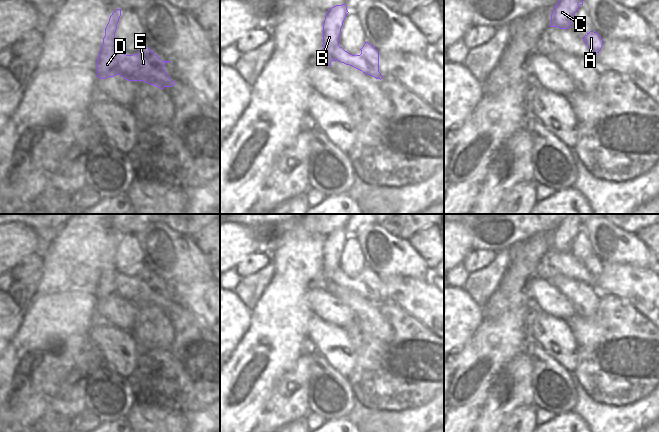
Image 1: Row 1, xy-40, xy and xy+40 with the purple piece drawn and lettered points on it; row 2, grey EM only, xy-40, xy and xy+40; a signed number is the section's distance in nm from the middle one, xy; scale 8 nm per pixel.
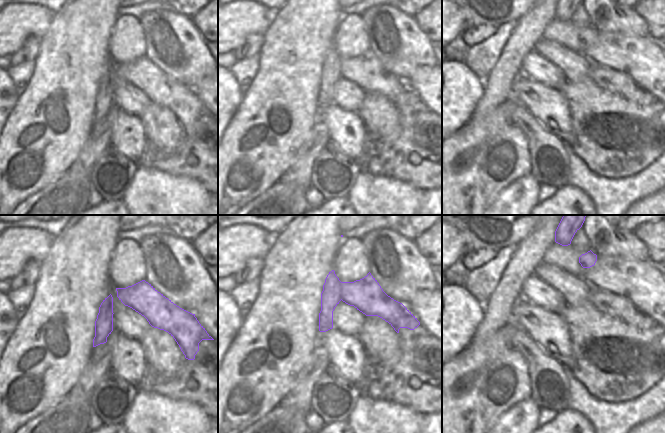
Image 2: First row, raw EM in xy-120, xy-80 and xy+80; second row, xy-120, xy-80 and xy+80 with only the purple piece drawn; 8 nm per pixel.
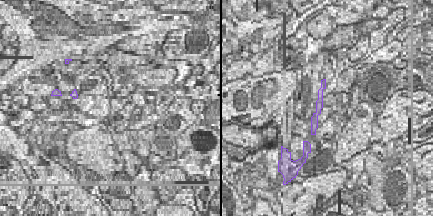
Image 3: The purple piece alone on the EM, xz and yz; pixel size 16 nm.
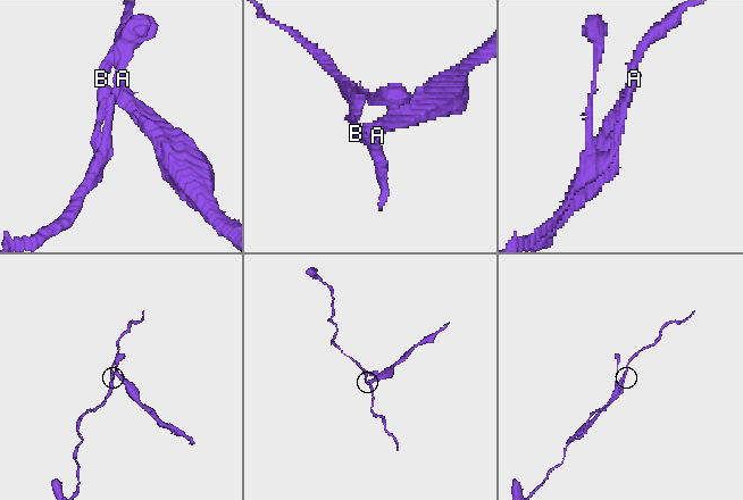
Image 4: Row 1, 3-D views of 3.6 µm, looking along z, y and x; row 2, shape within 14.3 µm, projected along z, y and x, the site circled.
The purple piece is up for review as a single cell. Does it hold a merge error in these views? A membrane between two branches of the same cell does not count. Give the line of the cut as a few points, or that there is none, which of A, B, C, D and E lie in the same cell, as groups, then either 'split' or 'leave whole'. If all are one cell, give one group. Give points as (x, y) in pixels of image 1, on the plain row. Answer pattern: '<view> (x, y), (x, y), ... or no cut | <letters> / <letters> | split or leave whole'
xy-40 (114, 271), (117, 298) | A E / B C D | split

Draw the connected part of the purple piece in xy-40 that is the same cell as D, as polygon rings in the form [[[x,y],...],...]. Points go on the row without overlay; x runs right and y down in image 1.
[[[116,233],[109,242],[105,252],[103,268],[97,282],[97,301],[106,303],[117,299],[117,282],[115,280],[115,256],[121,240],[121,233]]]

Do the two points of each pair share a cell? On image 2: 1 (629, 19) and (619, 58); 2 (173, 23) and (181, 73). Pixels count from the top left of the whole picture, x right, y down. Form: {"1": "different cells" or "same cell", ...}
{"1": "different cells", "2": "same cell"}

